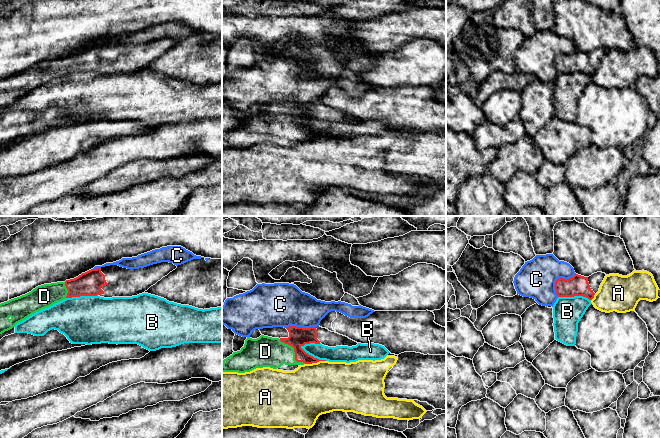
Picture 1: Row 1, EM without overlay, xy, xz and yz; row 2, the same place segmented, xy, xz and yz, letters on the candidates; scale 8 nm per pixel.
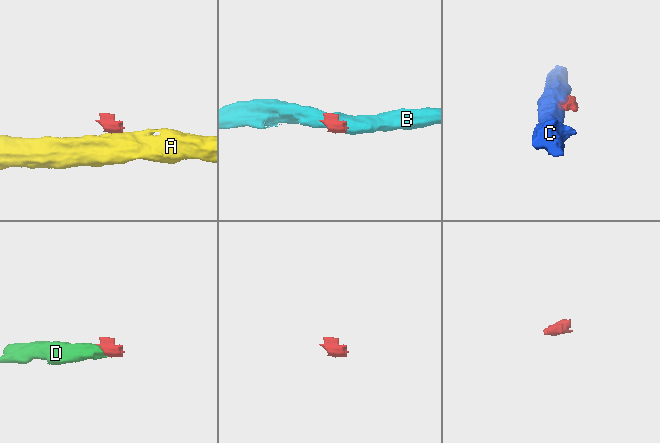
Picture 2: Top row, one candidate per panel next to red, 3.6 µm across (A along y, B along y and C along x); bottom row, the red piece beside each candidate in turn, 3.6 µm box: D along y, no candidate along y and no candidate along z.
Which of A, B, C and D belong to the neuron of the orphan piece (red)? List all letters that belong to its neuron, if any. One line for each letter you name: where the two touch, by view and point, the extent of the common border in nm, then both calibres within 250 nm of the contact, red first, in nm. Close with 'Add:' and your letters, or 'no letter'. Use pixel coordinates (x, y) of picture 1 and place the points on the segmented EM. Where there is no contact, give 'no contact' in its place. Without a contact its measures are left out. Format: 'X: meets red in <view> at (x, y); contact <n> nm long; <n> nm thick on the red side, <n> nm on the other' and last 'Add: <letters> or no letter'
D: meets red in xz at (294, 351); contact 300 nm long; 160 nm thick on the red side, 240 nm on the other
Add: D

